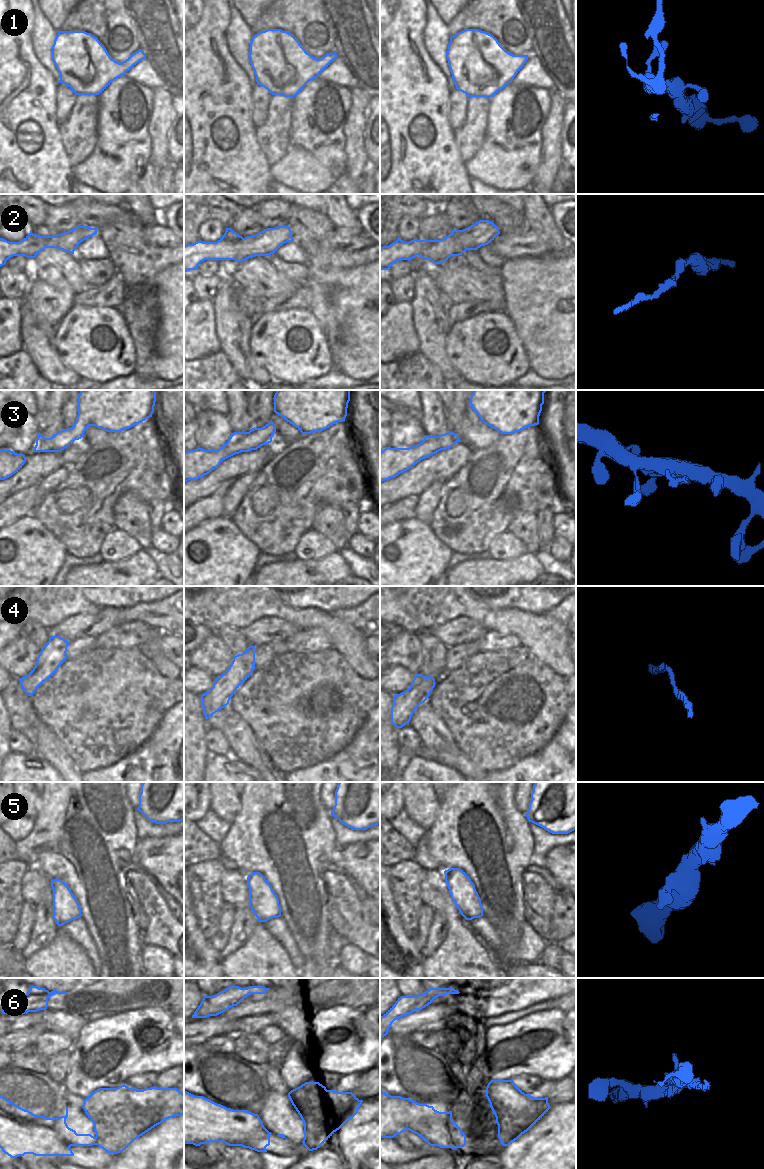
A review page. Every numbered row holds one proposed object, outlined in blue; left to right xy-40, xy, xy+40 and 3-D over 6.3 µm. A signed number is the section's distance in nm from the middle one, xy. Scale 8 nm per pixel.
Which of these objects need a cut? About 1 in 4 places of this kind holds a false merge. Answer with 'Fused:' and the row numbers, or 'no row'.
Fused: 6

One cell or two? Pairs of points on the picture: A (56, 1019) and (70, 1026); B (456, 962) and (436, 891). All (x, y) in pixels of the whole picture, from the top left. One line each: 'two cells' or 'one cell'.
A: one cell
B: one cell

